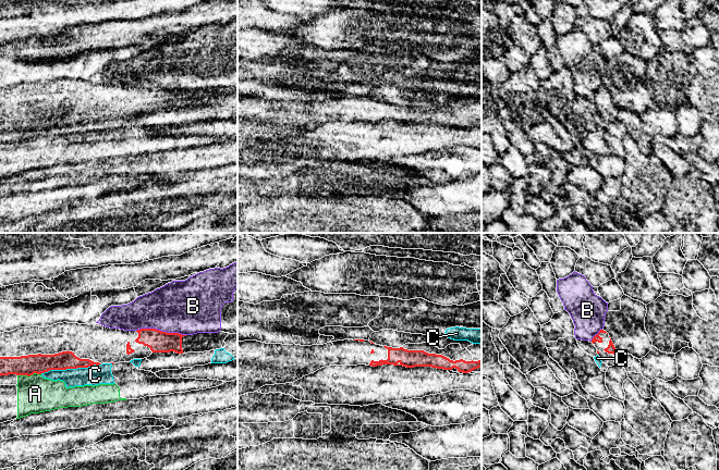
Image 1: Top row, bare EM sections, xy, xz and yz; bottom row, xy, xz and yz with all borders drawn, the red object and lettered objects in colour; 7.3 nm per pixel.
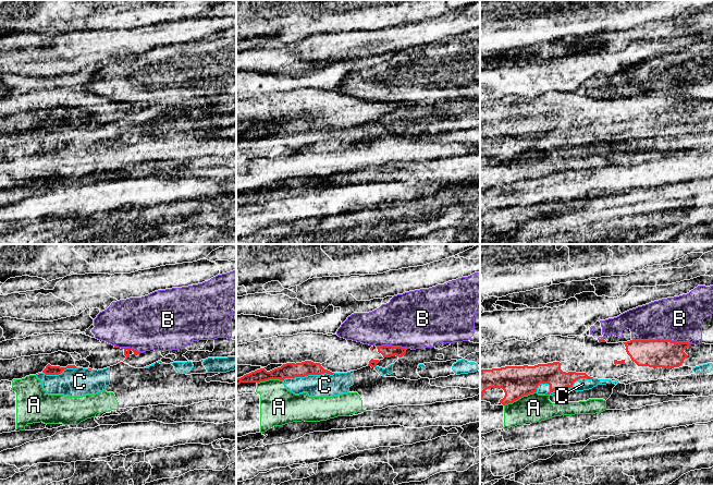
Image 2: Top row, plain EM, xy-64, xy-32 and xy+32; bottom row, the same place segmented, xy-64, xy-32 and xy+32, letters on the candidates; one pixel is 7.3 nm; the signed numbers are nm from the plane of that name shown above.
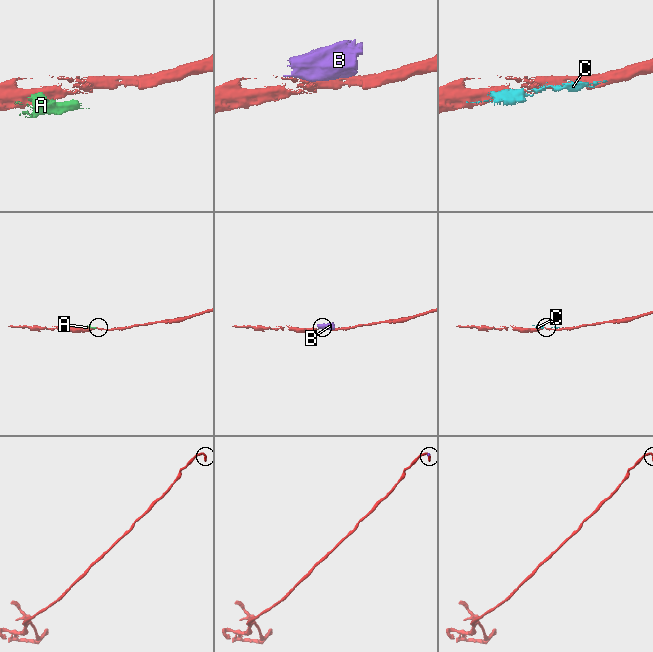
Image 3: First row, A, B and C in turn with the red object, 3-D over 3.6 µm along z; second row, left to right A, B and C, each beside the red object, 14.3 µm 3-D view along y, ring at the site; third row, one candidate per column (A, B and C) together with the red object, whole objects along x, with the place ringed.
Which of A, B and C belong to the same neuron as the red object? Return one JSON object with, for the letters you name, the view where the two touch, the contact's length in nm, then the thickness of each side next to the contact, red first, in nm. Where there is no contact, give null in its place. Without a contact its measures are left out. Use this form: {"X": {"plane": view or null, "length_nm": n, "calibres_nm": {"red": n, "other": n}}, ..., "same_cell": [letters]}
{"same_cell": []}

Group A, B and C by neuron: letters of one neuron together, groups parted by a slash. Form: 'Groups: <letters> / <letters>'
Groups: A C / B

